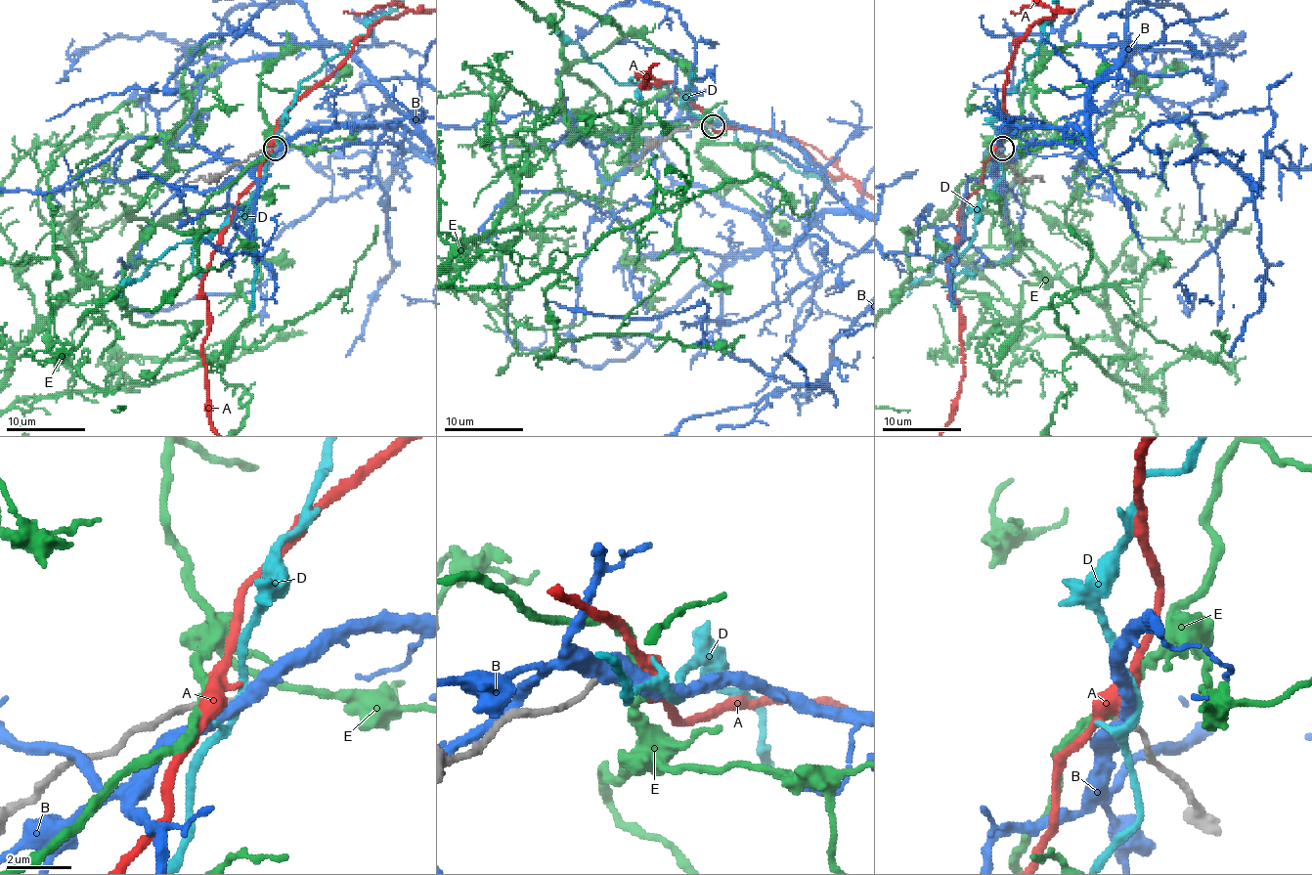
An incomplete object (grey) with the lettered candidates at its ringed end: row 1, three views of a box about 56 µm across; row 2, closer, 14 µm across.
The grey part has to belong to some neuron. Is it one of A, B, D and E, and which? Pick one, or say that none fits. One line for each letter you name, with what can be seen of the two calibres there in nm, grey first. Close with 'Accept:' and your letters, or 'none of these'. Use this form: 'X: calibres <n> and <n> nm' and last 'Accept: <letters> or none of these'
Accept: none of these

